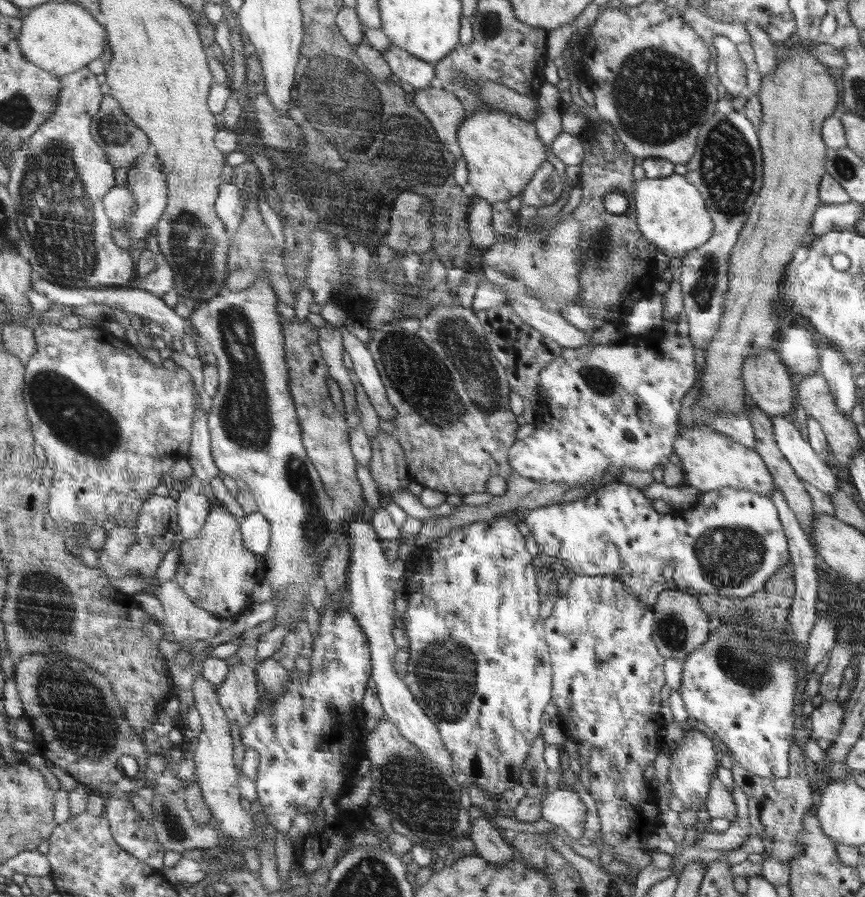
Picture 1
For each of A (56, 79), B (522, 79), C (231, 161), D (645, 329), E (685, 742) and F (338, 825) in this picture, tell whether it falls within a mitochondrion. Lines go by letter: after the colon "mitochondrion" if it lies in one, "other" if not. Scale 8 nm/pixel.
A: other
B: other
C: other
D: other
E: other
F: other

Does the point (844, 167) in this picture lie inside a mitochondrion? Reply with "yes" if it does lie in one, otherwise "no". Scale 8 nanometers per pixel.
yes

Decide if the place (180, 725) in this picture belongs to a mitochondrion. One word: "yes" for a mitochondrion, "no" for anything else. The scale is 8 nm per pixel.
no

